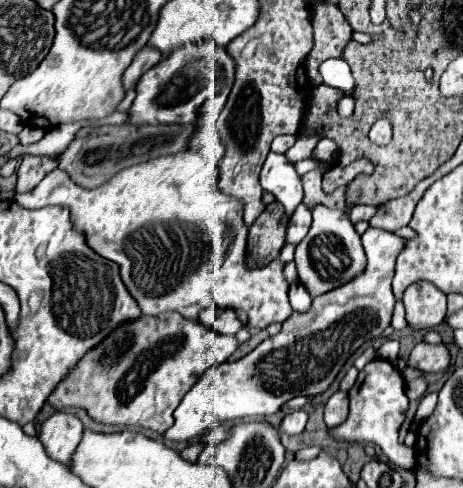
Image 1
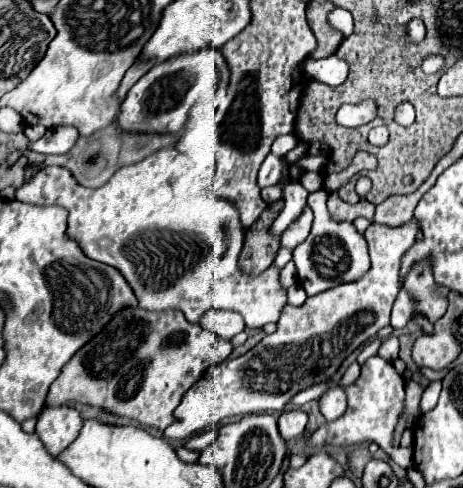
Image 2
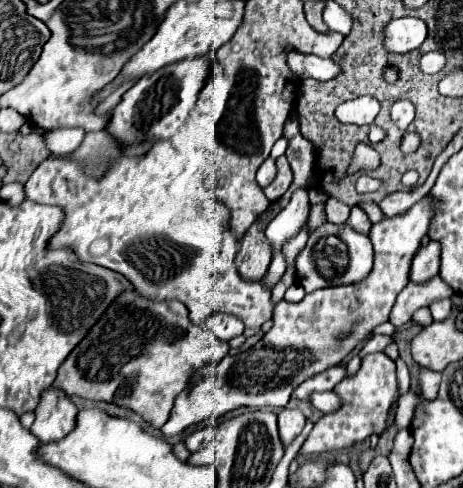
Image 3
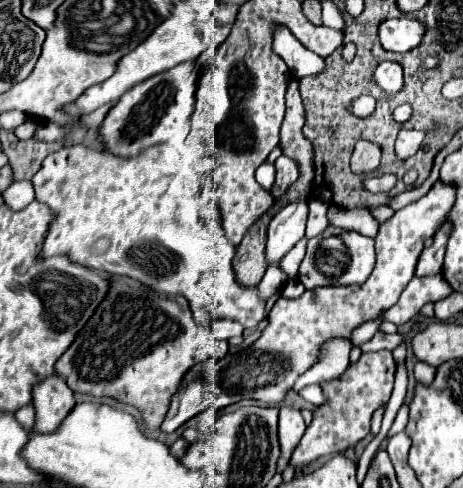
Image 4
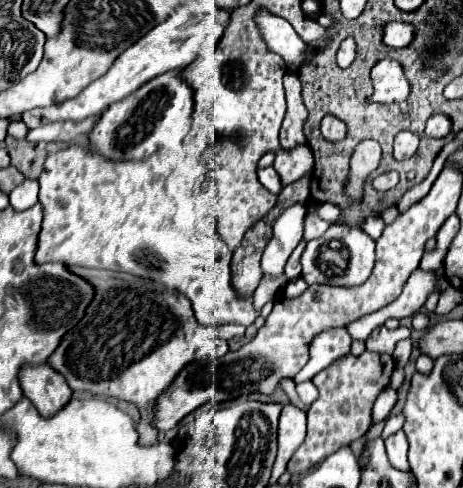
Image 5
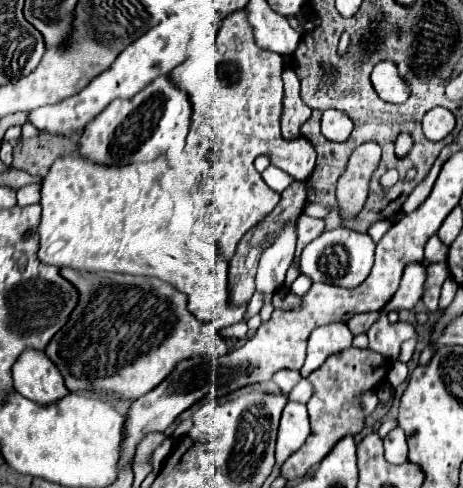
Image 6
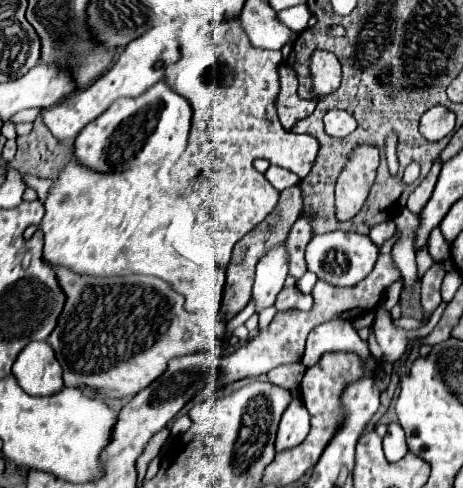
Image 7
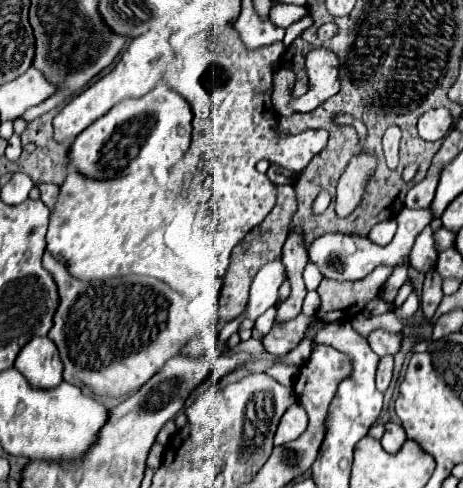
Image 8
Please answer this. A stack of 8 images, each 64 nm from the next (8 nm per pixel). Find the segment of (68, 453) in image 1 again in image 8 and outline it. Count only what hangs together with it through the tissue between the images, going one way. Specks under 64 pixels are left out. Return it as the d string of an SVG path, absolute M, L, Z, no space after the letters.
M48 336L30 340L18 354L14 368L34 388L48 390L62 382L62 362Z

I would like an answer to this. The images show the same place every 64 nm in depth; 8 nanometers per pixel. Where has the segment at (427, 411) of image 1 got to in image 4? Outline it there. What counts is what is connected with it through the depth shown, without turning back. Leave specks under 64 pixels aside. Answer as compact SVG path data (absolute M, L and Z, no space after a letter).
M418 362L416 368L414 368L416 380L418 380L420 384L424 384L424 386L430 386L430 384L434 382L434 374L436 374L436 368L432 368L432 366L424 364L424 362Z

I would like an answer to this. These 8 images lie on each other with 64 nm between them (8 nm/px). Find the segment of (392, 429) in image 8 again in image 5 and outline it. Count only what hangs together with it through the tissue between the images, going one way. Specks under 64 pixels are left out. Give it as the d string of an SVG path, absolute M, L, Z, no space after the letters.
M396 432L394 436L386 438L386 452L390 458L390 464L402 472L410 472L408 460L406 460L406 452L408 452L408 440L404 436L404 432Z

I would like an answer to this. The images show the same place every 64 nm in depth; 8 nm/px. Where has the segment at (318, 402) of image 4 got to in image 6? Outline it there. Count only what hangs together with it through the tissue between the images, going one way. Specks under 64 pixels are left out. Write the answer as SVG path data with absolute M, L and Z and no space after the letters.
M300 380L300 382L294 386L294 390L290 392L288 398L306 404L306 402L310 400L310 396L312 396L312 384L308 384L308 380Z

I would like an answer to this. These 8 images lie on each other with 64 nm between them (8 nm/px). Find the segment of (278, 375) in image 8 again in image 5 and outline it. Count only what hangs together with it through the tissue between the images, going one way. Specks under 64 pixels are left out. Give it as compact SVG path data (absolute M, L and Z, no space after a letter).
M284 378L280 381L280 388L287 394L290 399L290 402L303 410L305 413L308 411L308 406L302 403L297 392L296 384L293 379Z

